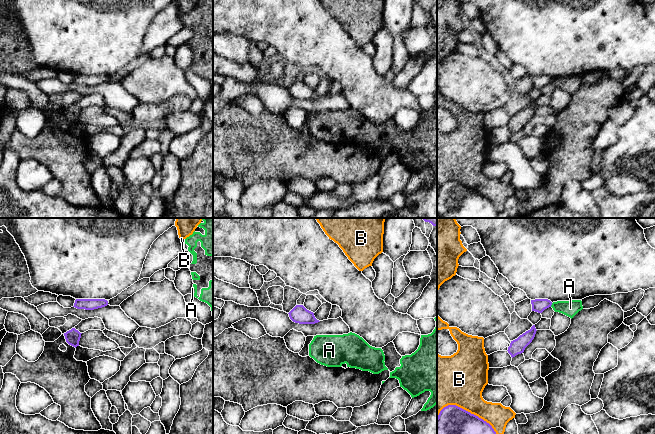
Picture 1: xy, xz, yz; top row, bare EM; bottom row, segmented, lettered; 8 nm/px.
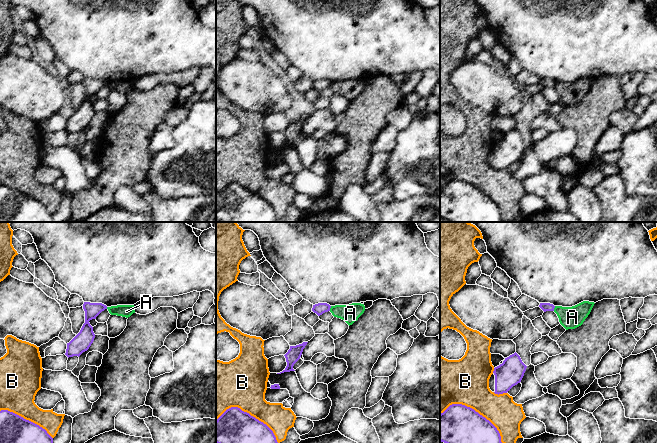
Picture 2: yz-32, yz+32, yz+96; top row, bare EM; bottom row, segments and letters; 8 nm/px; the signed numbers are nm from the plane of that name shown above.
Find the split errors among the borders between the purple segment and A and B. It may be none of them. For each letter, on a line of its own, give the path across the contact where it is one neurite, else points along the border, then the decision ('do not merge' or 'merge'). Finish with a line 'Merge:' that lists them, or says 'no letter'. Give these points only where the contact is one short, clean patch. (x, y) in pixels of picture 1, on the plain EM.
A: border yz (552, 79), (550, 82); do not merge
B: do not merge
Merge: no letter

